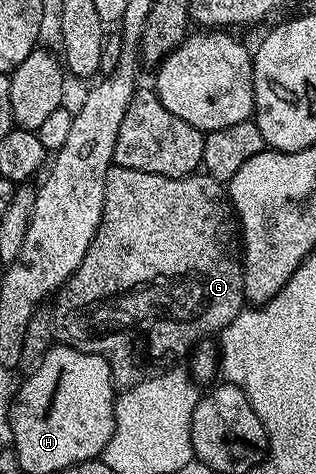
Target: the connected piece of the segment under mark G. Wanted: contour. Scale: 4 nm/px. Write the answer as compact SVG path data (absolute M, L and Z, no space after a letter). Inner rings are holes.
M129 168L108 169L106 186L104 187L104 205L102 218L98 230L94 234L94 242L90 242L90 250L86 250L86 258L82 258L82 266L74 270L71 278L65 282L63 288L55 293L56 308L51 309L52 327L55 328L55 339L62 344L69 344L90 354L98 354L110 366L112 379L121 389L132 388L151 376L171 369L178 360L182 361L192 352L194 345L201 338L211 337L219 333L231 322L239 312L244 311L244 262L242 259L242 233L238 227L236 213L232 201L228 198L225 185L207 174L193 174L190 176L159 176L142 170Z

